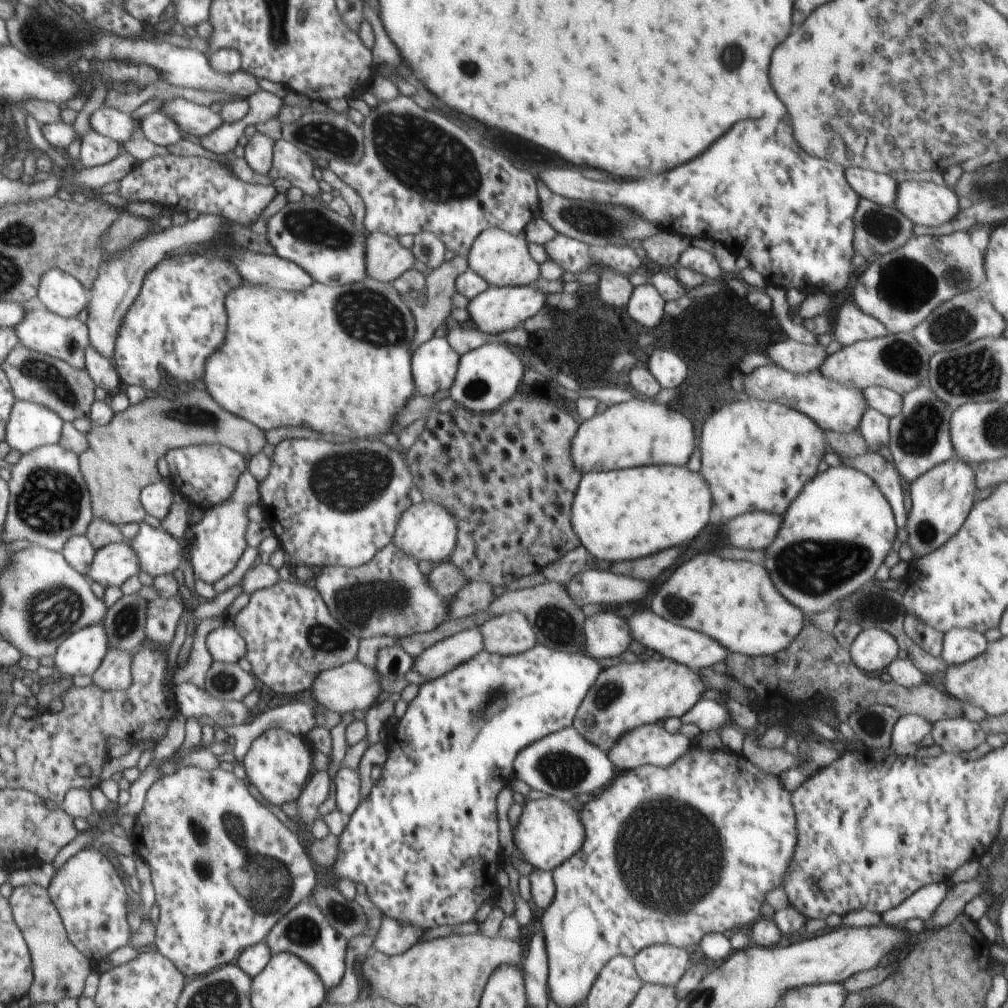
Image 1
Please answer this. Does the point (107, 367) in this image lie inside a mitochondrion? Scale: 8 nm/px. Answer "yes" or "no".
no

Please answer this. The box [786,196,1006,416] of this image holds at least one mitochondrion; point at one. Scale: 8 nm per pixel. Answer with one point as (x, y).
(905, 285)

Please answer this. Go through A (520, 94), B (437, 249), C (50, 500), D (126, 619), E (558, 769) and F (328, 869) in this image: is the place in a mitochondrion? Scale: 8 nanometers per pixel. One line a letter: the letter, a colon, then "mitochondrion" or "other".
A: other
B: other
C: mitochondrion
D: mitochondrion
E: mitochondrion
F: other

